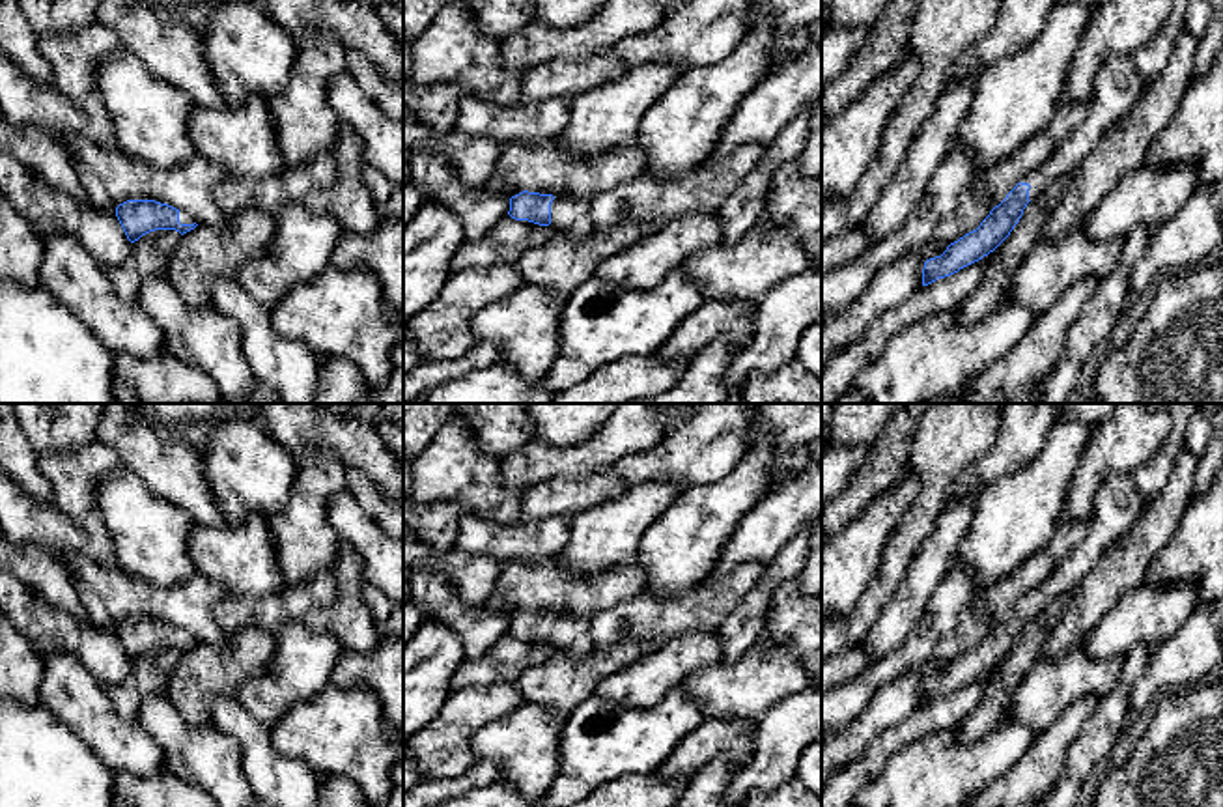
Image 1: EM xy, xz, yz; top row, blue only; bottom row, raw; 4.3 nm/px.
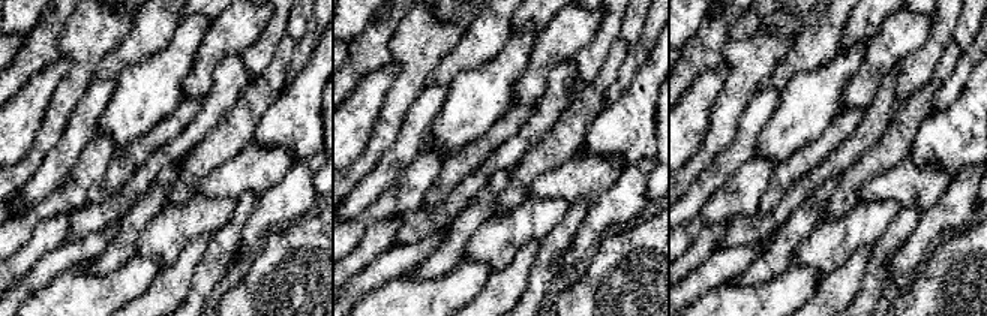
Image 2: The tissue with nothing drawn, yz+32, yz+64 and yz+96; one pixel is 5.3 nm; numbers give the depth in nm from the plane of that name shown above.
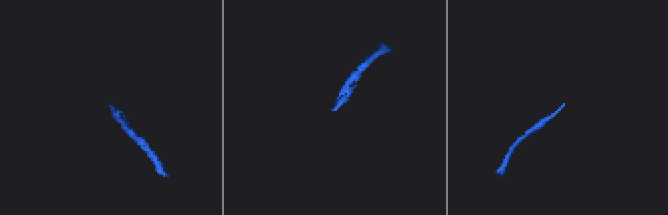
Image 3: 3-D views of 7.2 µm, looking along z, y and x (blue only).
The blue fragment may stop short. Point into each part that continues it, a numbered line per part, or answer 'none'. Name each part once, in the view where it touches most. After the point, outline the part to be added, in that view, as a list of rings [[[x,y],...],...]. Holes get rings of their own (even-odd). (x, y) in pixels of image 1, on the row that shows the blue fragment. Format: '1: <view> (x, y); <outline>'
1: xz (570, 217); [[[555,196],[549,228],[556,235],[583,239],[594,232],[590,204],[569,196]]]

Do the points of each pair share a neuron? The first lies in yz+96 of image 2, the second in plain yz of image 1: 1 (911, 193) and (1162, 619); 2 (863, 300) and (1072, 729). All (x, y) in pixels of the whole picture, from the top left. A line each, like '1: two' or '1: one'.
1: one
2: two

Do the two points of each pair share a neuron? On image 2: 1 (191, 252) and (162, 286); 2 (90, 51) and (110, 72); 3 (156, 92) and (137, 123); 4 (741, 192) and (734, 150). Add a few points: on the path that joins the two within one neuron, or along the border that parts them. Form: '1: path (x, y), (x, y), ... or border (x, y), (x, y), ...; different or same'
1: path (188, 261), (171, 277); same
2: border (125, 36), (99, 63), (93, 80); different
3: path (149, 99), (137, 111), (137, 116); same
4: border (755, 153), (711, 195); different

